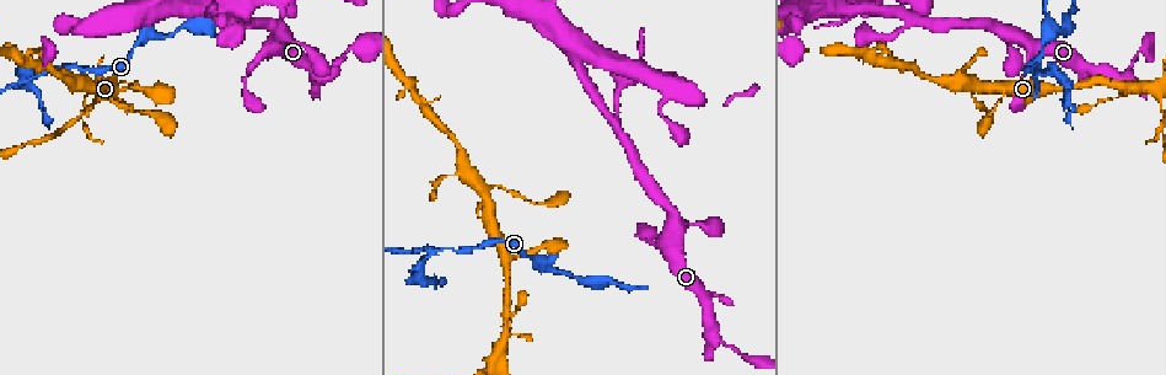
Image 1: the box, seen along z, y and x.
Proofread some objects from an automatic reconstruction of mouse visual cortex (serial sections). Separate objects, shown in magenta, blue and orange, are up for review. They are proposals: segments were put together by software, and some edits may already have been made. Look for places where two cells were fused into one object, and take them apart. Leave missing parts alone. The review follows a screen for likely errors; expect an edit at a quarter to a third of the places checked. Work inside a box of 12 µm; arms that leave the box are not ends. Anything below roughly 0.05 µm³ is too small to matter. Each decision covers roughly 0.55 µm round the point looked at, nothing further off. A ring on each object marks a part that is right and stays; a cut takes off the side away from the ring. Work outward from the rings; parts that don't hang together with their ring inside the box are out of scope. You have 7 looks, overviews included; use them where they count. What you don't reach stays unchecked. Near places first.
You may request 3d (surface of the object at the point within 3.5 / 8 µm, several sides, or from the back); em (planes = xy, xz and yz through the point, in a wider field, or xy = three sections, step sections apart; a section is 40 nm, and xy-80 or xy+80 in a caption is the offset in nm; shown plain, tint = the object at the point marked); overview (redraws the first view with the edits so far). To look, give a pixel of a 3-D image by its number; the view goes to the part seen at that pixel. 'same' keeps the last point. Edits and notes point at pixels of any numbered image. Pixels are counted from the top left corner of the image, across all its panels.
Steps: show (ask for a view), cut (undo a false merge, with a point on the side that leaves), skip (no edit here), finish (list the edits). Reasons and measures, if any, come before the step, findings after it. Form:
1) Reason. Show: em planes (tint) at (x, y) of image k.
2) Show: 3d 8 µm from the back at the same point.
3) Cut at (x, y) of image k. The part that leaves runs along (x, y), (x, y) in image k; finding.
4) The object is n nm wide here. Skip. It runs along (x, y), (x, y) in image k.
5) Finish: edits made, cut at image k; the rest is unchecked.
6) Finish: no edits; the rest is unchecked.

Calibre changes. Show: 3d 3.5 µm from the back at (505, 332) of image 1.

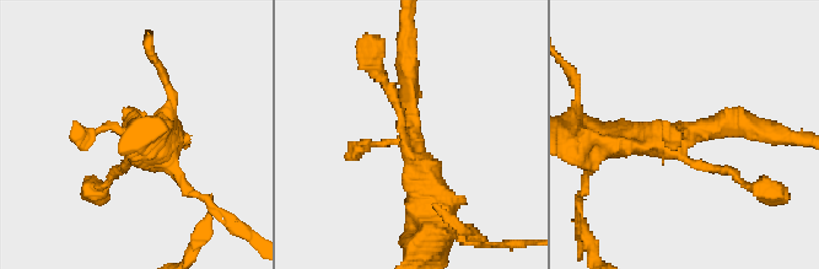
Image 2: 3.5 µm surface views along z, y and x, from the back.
Show: em xy step 1 (plain) at (684, 135) of image 2.

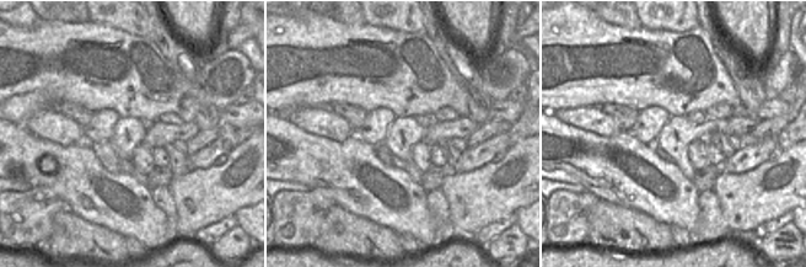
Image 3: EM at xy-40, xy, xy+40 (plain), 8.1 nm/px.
Show: em xy step 1 (tint) at the same point.

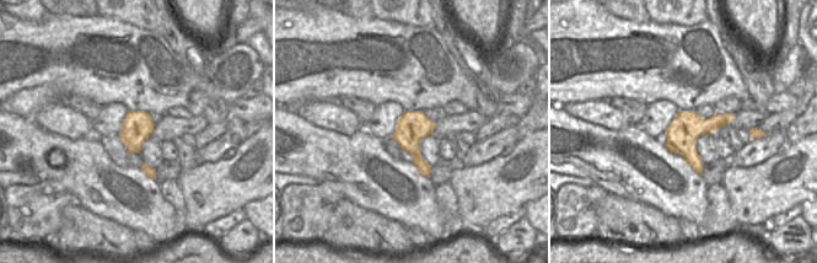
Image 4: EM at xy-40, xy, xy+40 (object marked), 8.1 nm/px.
Skip. It runs along (408, 62), (411, 152), (438, 213) in image 2; one cell here.

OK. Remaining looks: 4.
Three arms meet. Show: 3d 3.5 µm at (44, 74) of image 1.

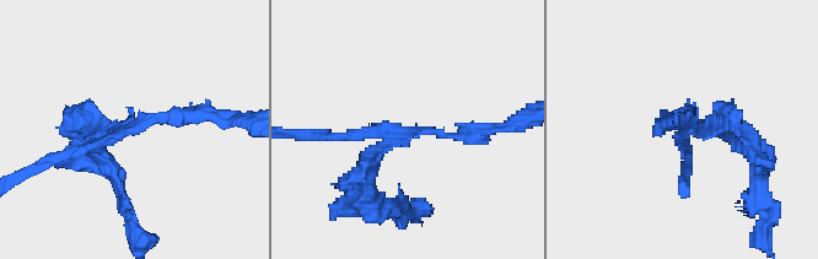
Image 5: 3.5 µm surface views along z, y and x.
3 arms meet here; the arms are 150, 150, 250 nm wide; need the tissue. Show: em planes (tint) at (685, 127) of image 5.

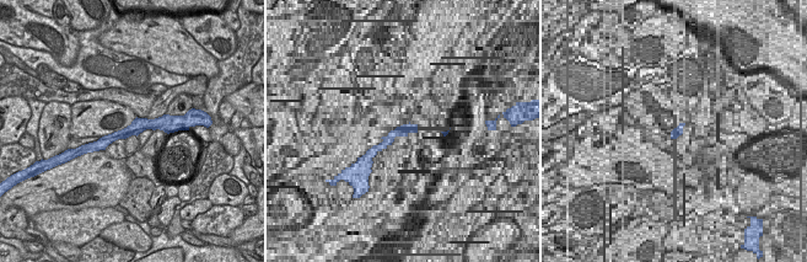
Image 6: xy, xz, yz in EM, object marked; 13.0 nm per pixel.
Another direction. Show: em xy step 3 (tint) at the same point.

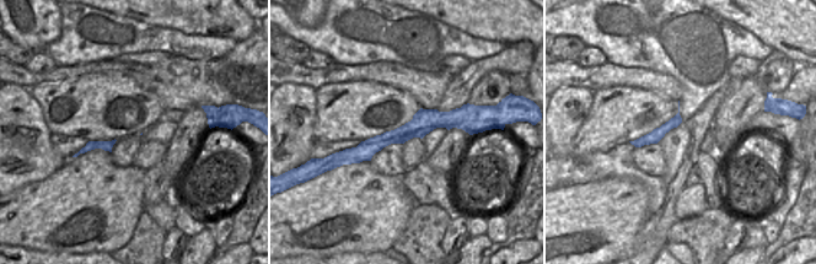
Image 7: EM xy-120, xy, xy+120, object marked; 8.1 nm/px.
Cut at (81, 114) of image 5. A second cell is stuck on.

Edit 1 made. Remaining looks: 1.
Finish: edits made, cut at image 5; the rest is unchecked.

